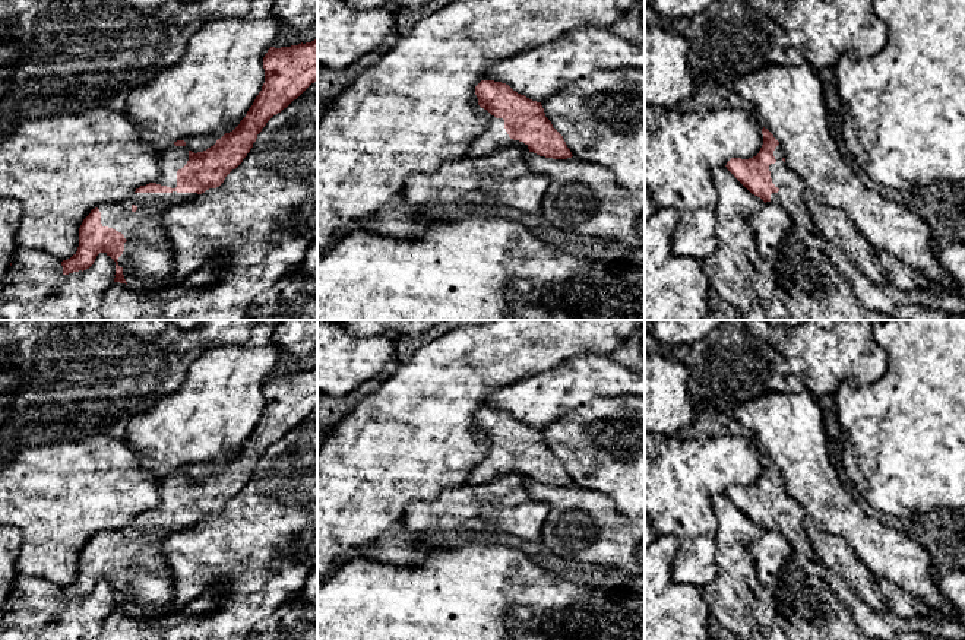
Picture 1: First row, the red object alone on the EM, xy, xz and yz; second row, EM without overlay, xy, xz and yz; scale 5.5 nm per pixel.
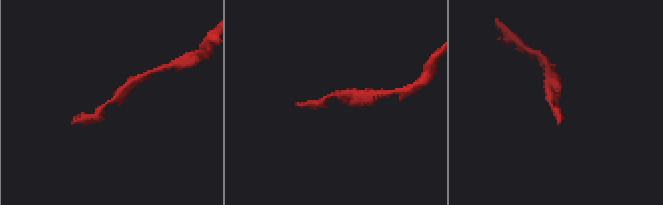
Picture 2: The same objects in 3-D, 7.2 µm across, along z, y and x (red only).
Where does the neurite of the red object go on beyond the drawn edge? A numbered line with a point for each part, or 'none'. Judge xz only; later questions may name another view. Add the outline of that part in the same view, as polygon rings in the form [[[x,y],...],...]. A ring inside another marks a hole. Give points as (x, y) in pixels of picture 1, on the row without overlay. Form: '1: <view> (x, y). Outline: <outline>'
1: xz (494, 463). Outline: [[[490,443],[487,456],[475,465],[475,468],[468,475],[465,484],[468,485],[487,484],[496,479],[497,476],[507,475],[510,472],[528,475],[528,472],[525,472],[523,469],[513,468],[509,465],[504,456],[503,446],[496,446],[494,443]]]

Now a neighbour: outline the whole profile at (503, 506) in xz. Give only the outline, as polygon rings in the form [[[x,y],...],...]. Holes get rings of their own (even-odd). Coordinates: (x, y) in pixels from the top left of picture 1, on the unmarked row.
[[[510,472],[487,484],[443,489],[431,501],[415,500],[406,504],[399,527],[411,533],[444,533],[458,538],[462,532],[506,533],[523,541],[541,541],[542,525],[548,516],[548,504],[529,497],[525,482],[528,475]]]

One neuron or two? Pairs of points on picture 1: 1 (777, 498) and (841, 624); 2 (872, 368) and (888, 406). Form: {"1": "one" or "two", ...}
{"1": "two", "2": "two"}

